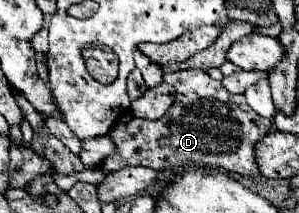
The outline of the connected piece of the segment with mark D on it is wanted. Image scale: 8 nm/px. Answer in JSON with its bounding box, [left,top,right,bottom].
[99,72,271,178]

